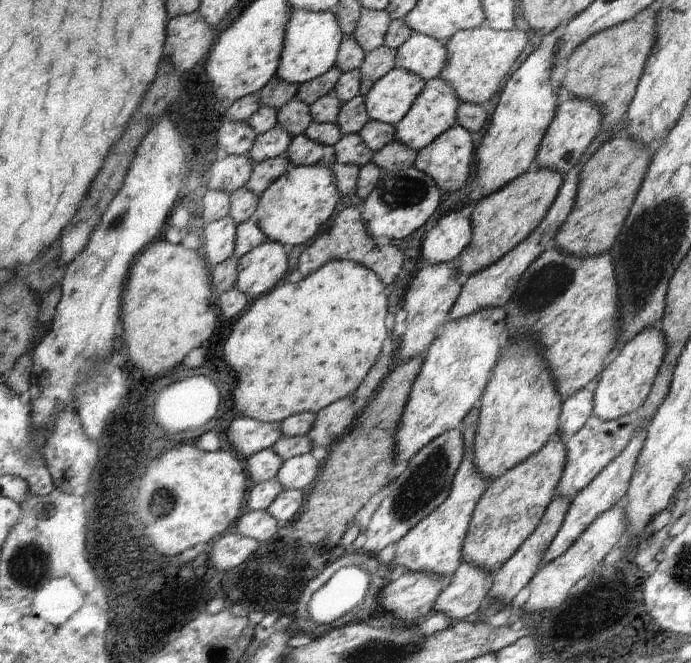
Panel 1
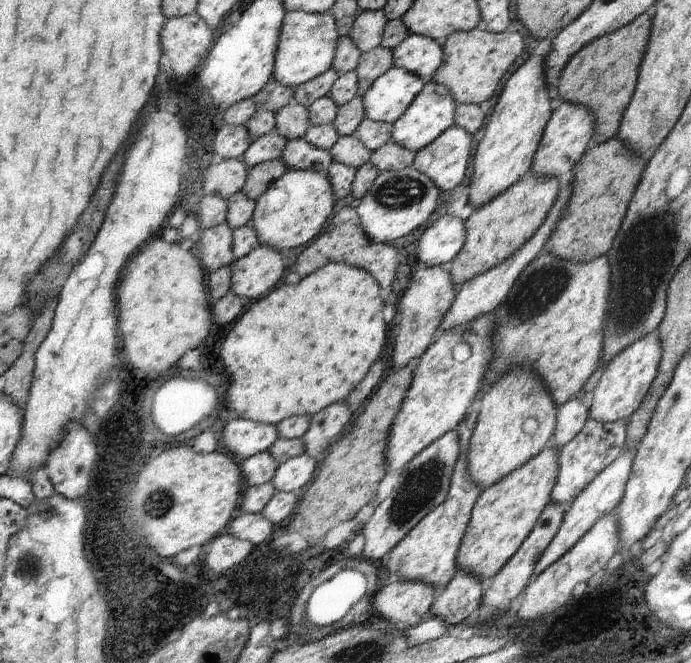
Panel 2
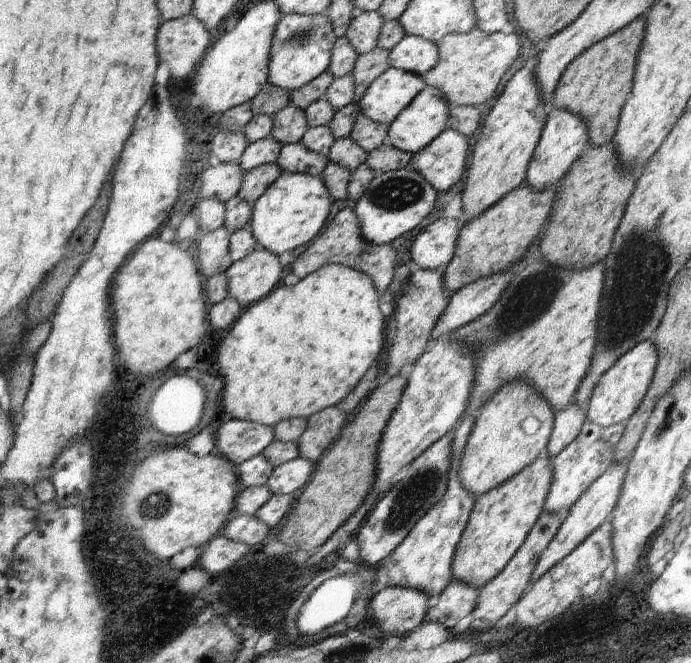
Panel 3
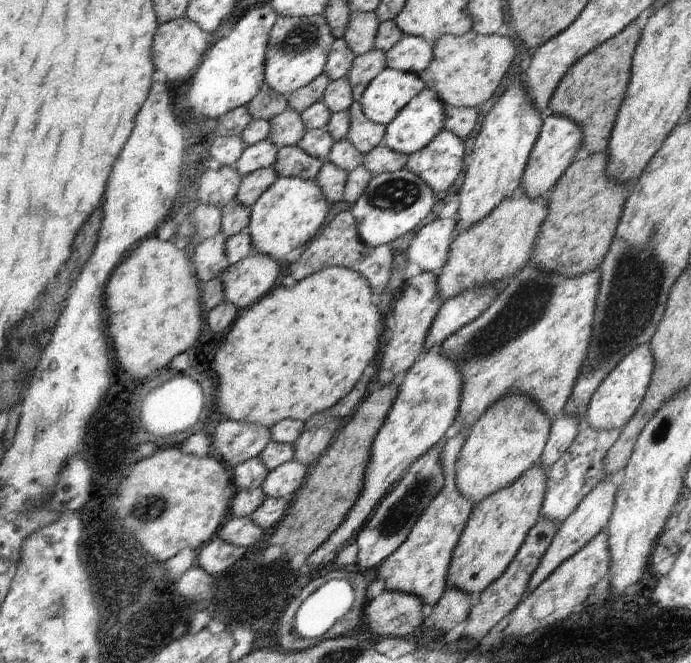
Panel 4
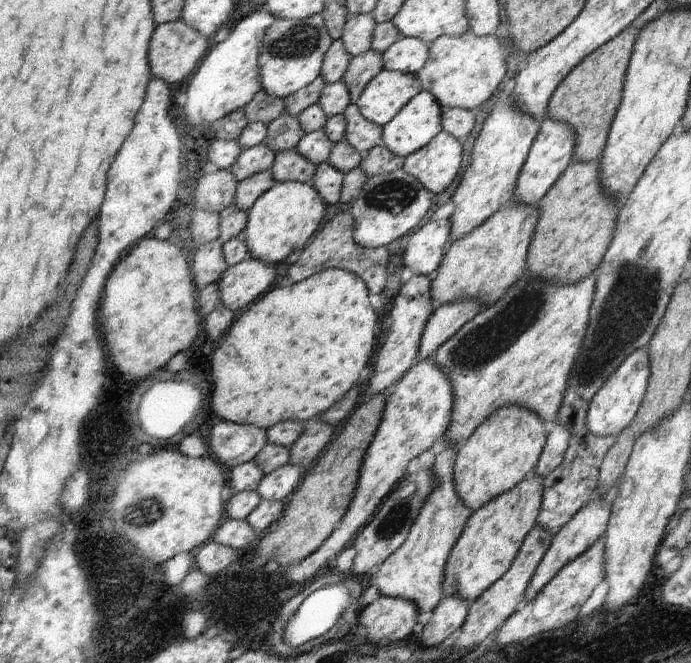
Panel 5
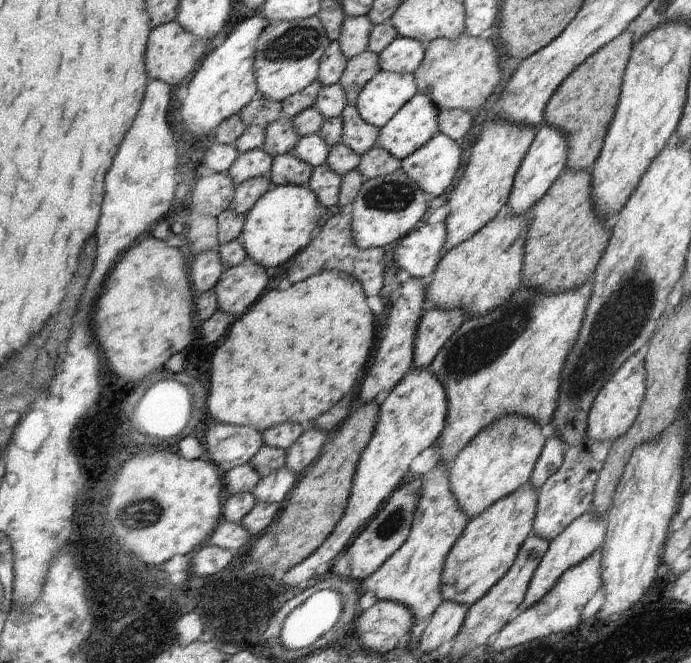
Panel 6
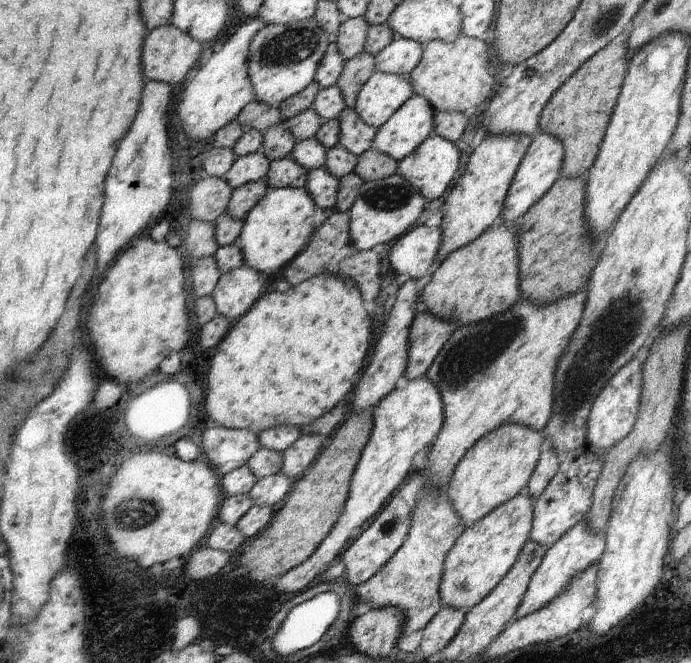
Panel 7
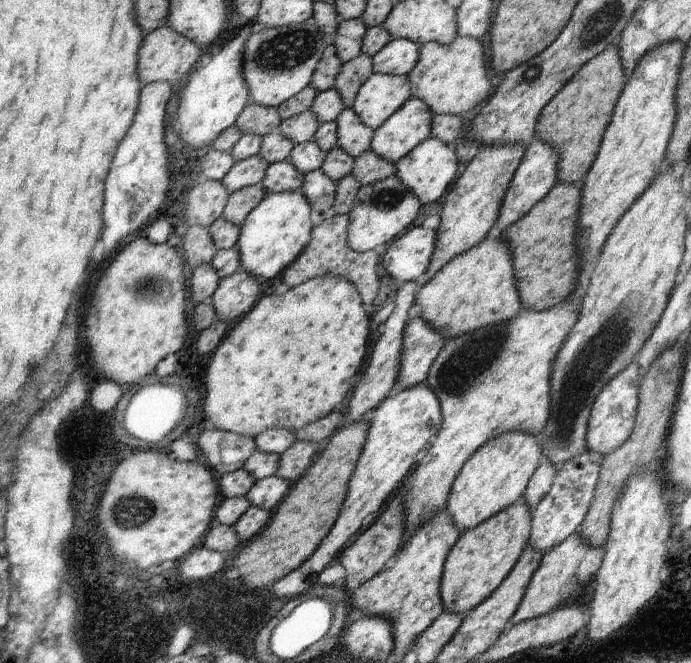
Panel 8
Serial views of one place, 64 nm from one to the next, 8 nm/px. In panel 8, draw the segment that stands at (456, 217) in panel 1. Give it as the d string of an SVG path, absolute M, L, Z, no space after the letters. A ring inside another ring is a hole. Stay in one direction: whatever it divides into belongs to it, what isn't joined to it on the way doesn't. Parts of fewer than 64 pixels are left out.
M411 226L382 248L384 268L396 280L415 281L426 272L435 246L435 230Z

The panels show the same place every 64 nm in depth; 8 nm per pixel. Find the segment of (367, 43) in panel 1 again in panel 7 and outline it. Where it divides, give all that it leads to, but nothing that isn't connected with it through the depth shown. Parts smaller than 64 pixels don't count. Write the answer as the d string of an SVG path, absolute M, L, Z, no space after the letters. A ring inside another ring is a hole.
M367 17L345 18L342 21L336 44L340 56L345 61L364 51L368 29Z

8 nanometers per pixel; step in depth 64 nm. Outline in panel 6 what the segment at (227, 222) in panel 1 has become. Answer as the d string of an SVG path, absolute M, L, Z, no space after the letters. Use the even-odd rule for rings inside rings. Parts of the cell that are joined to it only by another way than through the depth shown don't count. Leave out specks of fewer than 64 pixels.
M218 246L194 257L194 263L189 270L189 279L196 294L214 290L221 280L224 268L217 254L217 248Z

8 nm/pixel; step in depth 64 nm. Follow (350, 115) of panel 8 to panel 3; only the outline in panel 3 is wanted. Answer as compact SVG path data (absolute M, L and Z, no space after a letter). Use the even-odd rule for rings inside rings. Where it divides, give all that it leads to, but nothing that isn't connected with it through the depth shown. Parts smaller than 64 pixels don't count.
M364 113L357 114L349 137L363 148L367 153L384 144L389 144L387 140L389 125L374 122Z

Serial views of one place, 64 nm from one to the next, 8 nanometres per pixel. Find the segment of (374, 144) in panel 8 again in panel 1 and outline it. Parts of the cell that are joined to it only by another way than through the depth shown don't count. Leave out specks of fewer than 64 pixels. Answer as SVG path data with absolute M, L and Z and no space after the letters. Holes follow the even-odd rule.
M444 79L425 81L424 88L412 103L410 110L394 125L396 141L412 147L416 152L422 150L445 130L458 125L457 108L460 103L455 90Z

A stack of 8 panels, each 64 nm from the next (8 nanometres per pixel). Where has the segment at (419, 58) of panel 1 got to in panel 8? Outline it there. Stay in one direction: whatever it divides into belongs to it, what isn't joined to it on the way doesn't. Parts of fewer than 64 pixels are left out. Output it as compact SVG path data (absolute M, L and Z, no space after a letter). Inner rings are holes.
M393 38L373 60L373 70L385 75L407 75L418 62L421 44L408 39Z

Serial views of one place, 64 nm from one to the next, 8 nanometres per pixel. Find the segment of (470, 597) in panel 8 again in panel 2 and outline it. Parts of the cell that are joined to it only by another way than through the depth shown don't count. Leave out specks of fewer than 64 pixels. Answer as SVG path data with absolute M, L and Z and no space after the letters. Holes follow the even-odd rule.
M548 444L524 466L479 494L459 546L457 570L467 571L486 583L516 554L536 526L540 513L551 502L550 493L557 483L558 455L559 450Z

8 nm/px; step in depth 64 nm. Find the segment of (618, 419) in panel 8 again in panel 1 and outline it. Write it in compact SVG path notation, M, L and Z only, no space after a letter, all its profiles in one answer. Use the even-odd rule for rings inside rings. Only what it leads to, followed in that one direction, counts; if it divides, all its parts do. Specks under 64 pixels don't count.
M658 322L653 327L644 329L611 356L593 390L594 416L603 421L613 421L634 414L643 405L666 354L664 333L660 326Z

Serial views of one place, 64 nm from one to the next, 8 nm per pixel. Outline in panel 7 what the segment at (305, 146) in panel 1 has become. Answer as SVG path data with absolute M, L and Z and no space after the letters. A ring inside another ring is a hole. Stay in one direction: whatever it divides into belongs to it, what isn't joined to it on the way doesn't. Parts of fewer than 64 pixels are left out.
M288 156L270 161L265 179L270 189L305 188L308 173L308 170L296 164L296 161Z

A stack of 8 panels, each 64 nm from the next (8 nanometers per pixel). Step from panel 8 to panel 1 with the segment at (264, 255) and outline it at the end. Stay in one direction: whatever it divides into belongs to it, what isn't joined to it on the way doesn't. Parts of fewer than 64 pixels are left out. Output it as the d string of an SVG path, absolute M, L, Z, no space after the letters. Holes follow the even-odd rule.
M290 163L286 174L276 179L260 196L251 219L264 233L266 240L289 249L312 240L322 226L332 218L340 199L339 190L328 167L310 165L297 167Z

